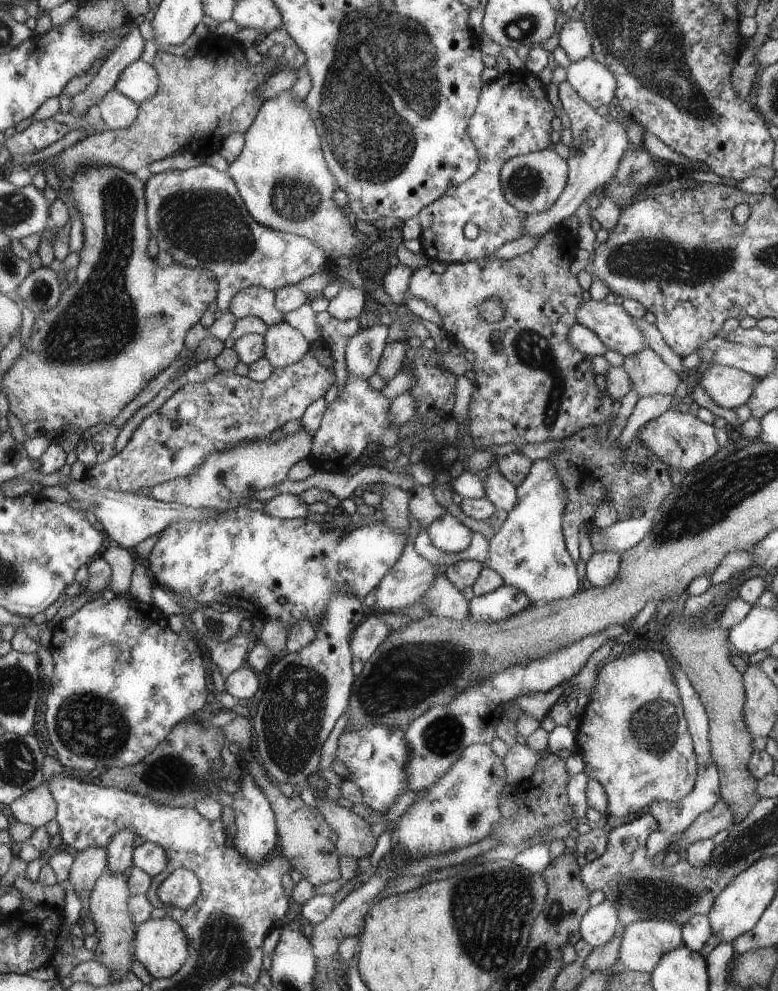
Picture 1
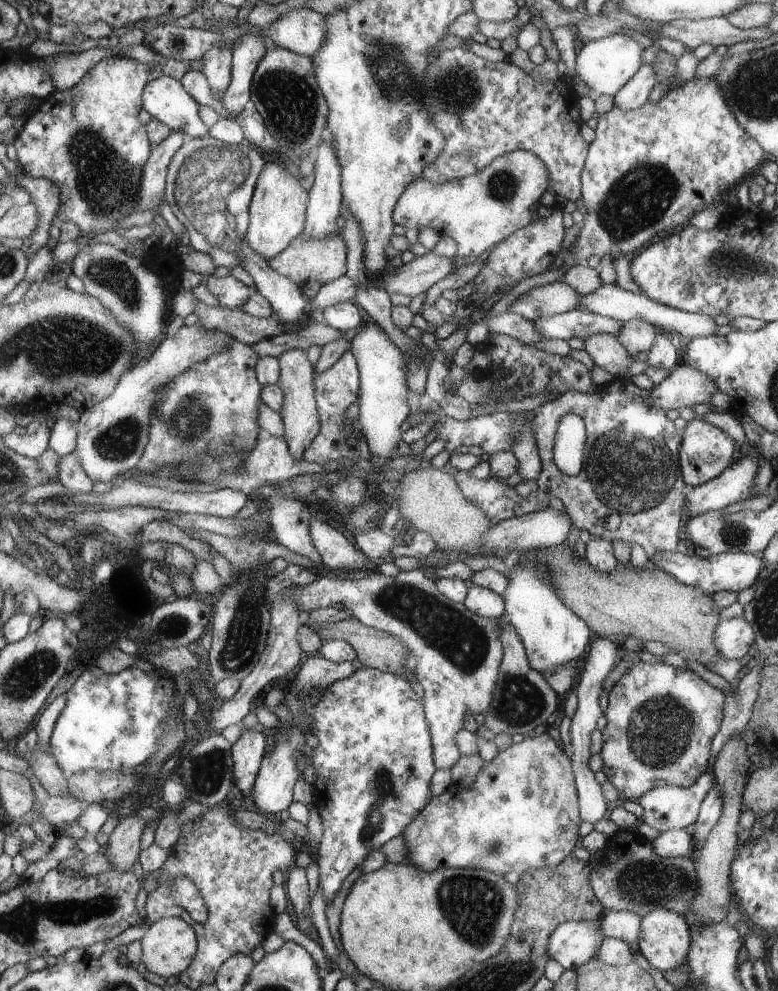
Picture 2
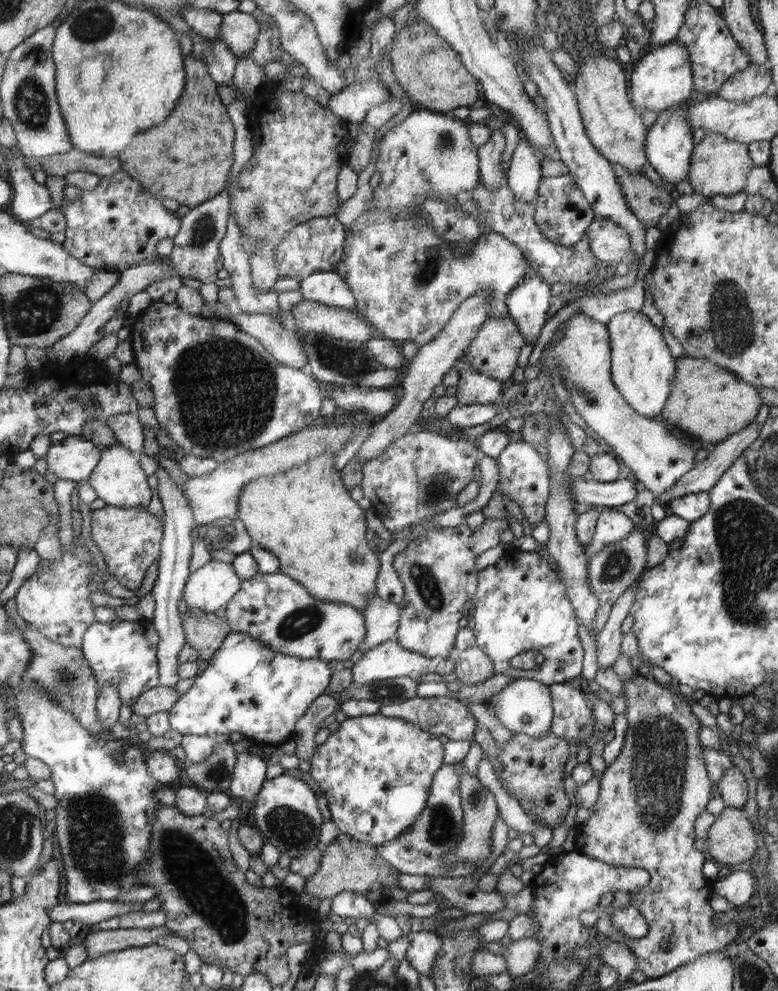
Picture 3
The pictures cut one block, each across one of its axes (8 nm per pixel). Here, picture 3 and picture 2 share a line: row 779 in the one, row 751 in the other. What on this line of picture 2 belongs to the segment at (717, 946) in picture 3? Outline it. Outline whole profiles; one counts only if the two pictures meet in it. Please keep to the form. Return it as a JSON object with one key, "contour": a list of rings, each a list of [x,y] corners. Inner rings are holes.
{"contour":[[[639,661],[627,671],[609,692],[607,725],[602,733],[602,772],[618,790],[619,796],[634,801],[659,786],[688,788],[712,765],[712,740],[720,731],[726,693],[705,682],[691,669],[663,663]]]}

